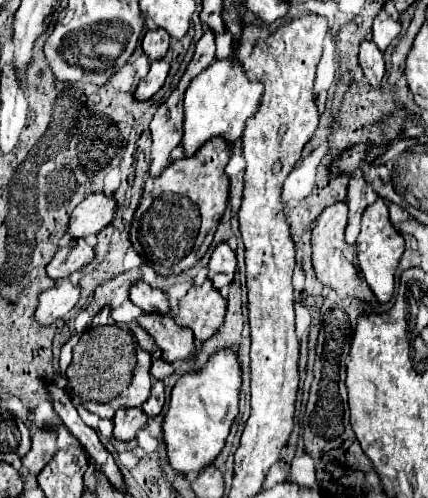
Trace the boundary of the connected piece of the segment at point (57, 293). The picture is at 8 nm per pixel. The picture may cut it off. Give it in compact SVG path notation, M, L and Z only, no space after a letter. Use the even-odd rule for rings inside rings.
M64 279L40 295L34 317L40 325L50 325L56 319L68 315L72 307L78 303L78 299L80 299L80 285L74 285L70 279Z

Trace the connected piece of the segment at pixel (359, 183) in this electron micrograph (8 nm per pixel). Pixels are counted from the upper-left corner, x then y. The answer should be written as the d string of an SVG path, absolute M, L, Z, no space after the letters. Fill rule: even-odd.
M356 171L350 177L348 183L348 207L350 207L350 217L348 217L348 227L346 227L346 241L350 245L356 243L356 237L360 233L360 217L366 205L374 203L378 199L378 193L364 181L362 171Z

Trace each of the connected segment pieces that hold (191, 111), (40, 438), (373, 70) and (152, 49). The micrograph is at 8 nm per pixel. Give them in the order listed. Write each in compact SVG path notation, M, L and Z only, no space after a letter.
M234 59L214 61L198 77L194 77L184 95L184 137L180 143L184 147L184 155L194 155L212 137L222 137L228 143L238 141L246 127L246 119L258 111L262 89L262 83L250 81L242 63Z
M46 425L44 429L32 429L32 447L22 457L22 465L28 473L38 475L42 467L56 455L56 439L58 439L58 425Z
M364 39L360 43L358 61L360 61L360 67L366 75L366 79L370 83L374 83L374 87L380 87L380 81L386 75L386 65L384 65L384 59L382 59L382 51L378 51L374 41Z
M154 29L144 35L142 47L144 53L150 57L150 61L156 61L156 59L164 59L168 51L168 43L170 43L170 35L164 29Z

